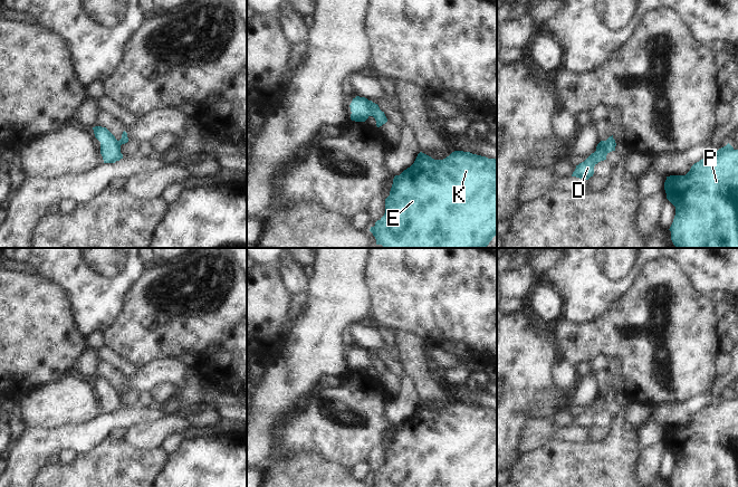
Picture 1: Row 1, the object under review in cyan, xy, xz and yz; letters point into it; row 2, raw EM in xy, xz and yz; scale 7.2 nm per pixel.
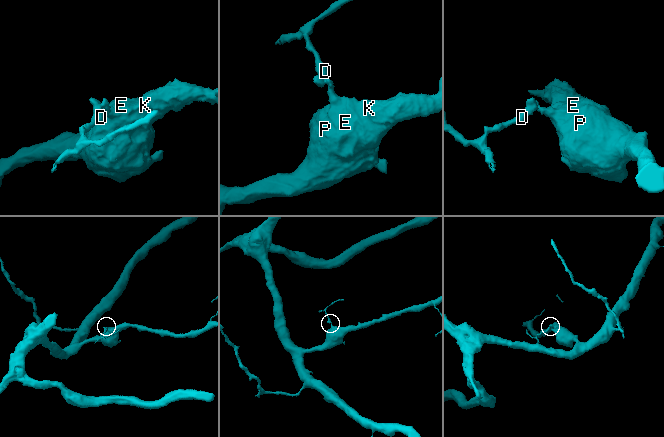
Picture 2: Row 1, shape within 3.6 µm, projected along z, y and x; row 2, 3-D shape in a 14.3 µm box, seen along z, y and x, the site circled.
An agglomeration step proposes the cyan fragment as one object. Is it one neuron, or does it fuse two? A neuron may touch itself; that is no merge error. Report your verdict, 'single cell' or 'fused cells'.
fused cells

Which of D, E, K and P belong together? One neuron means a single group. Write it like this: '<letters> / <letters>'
D / E K P

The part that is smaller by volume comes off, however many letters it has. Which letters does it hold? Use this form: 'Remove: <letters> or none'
Remove: D

